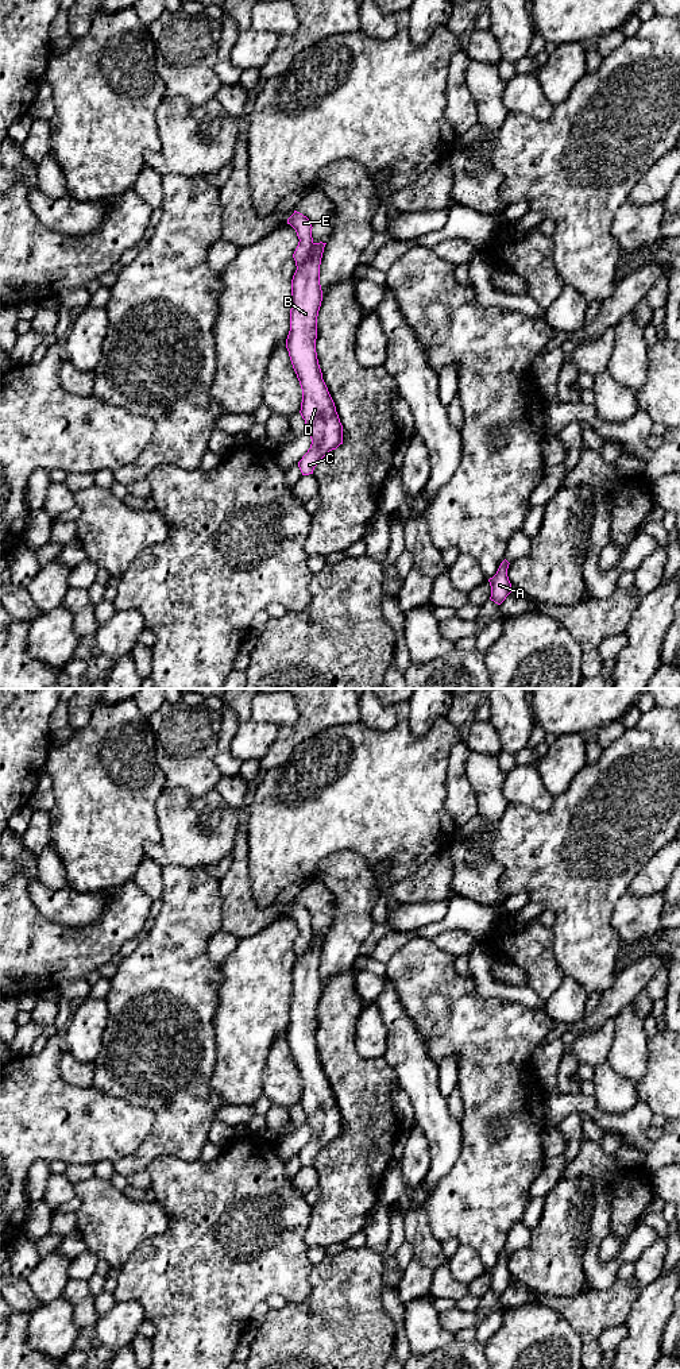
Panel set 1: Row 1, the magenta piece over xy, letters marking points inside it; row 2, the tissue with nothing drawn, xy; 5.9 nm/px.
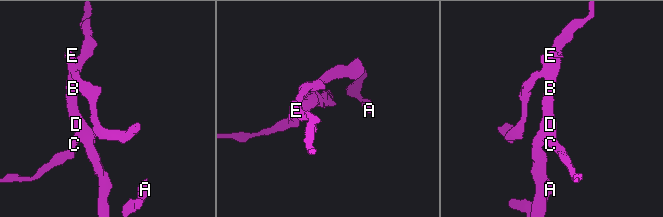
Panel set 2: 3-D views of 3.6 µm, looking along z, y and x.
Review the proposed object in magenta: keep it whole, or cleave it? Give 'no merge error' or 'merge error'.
merge error

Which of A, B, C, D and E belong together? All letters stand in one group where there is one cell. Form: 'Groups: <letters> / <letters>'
Groups: A B C D / E

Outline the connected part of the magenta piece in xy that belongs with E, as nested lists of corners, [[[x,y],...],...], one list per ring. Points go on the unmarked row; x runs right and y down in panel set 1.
[[[294,902],[294,905],[287,910],[287,915],[290,915],[295,921],[300,930],[298,937],[293,945],[295,957],[298,959],[309,950],[310,941],[314,936],[312,929],[313,918],[310,911],[297,902]]]

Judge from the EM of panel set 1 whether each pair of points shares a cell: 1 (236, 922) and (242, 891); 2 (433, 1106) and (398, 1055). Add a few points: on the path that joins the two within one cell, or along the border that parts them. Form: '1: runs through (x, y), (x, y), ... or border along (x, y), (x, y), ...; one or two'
1: runs through (236, 914), (236, 899); one
2: runs through (425, 1094), (417, 1074), (410, 1067); one

